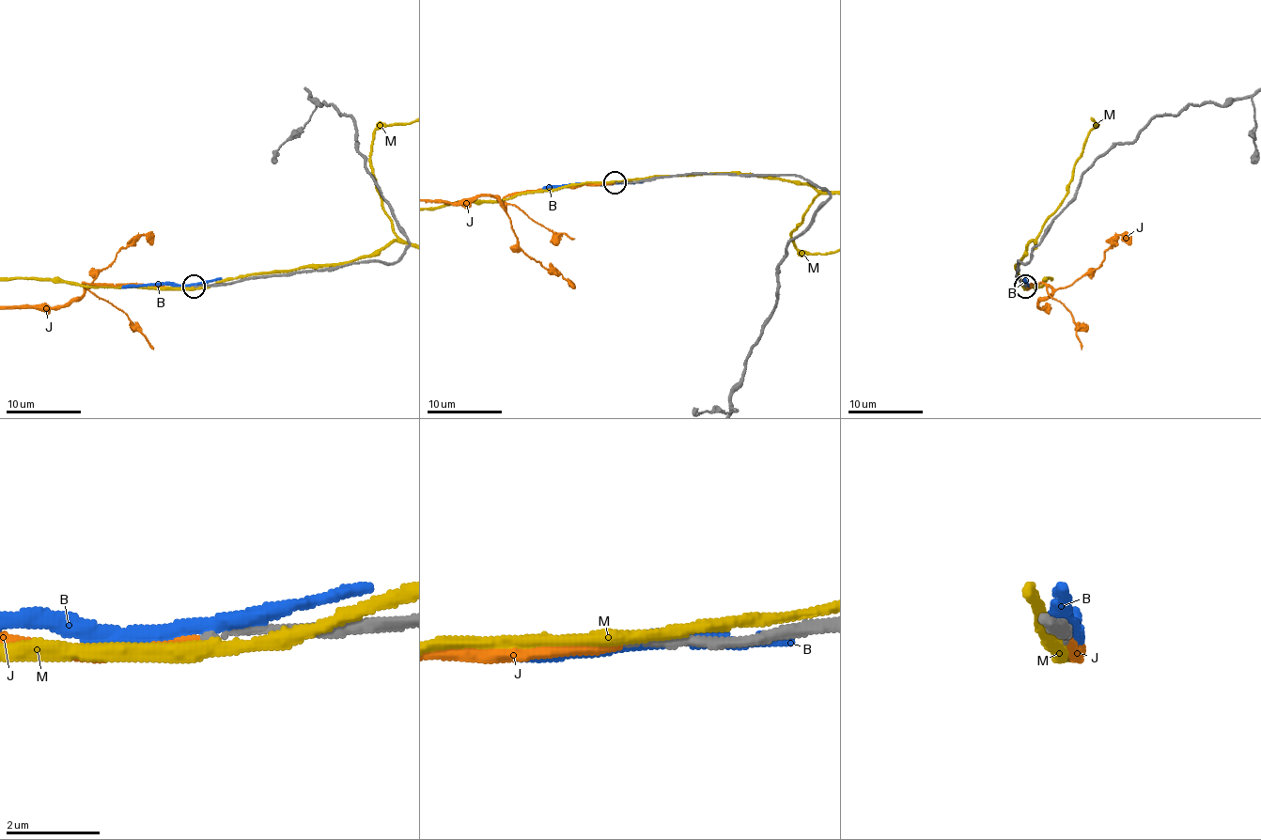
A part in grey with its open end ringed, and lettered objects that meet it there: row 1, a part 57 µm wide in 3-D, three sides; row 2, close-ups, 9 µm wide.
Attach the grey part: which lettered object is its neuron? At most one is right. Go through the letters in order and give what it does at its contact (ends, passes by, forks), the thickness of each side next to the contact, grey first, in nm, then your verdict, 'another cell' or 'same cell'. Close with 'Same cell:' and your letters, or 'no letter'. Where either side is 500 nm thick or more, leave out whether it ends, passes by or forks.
B: it passes by | 240/340 nm | another cell
J: it ends | 160/240 nm | same cell
M: it passes by | 240/280 nm | another cell
Same cell: J

